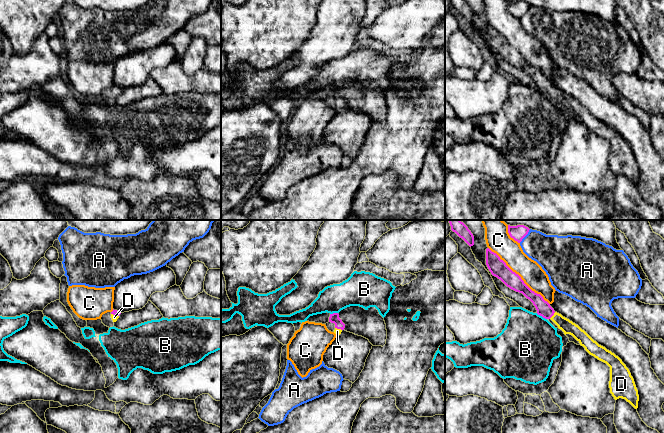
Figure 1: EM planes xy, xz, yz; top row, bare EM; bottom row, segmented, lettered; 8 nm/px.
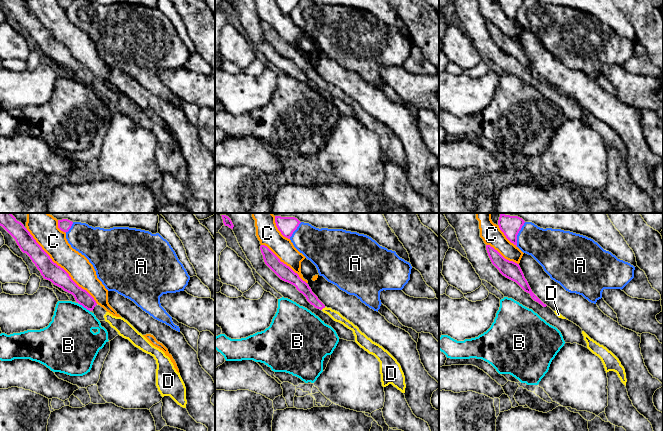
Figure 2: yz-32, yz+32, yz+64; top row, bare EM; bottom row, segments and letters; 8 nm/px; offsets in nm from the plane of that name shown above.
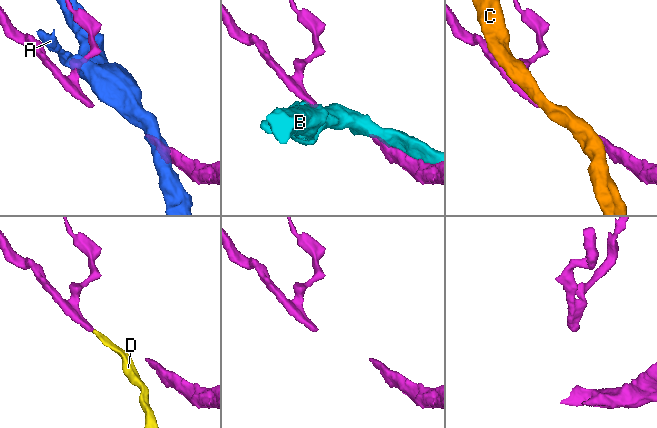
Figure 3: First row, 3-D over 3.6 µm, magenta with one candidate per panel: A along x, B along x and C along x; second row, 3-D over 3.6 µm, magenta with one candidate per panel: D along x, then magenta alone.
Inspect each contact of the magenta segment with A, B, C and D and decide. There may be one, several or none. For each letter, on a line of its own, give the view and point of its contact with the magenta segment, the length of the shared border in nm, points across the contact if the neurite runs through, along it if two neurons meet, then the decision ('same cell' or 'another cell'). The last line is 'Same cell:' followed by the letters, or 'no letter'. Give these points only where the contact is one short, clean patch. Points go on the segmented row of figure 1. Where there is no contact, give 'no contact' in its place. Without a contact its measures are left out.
A: yz (525, 235) | 140 nm | another cell
B: yz (541, 315) | 100 nm | another cell
C: yz (519, 276) | 700 nm | another cell
D: yz (552, 315) | 80 nm | across yz (543, 308), (552, 315), (568, 327) | same cell
Same cell: D

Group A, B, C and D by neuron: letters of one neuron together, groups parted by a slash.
A / B / C / D

